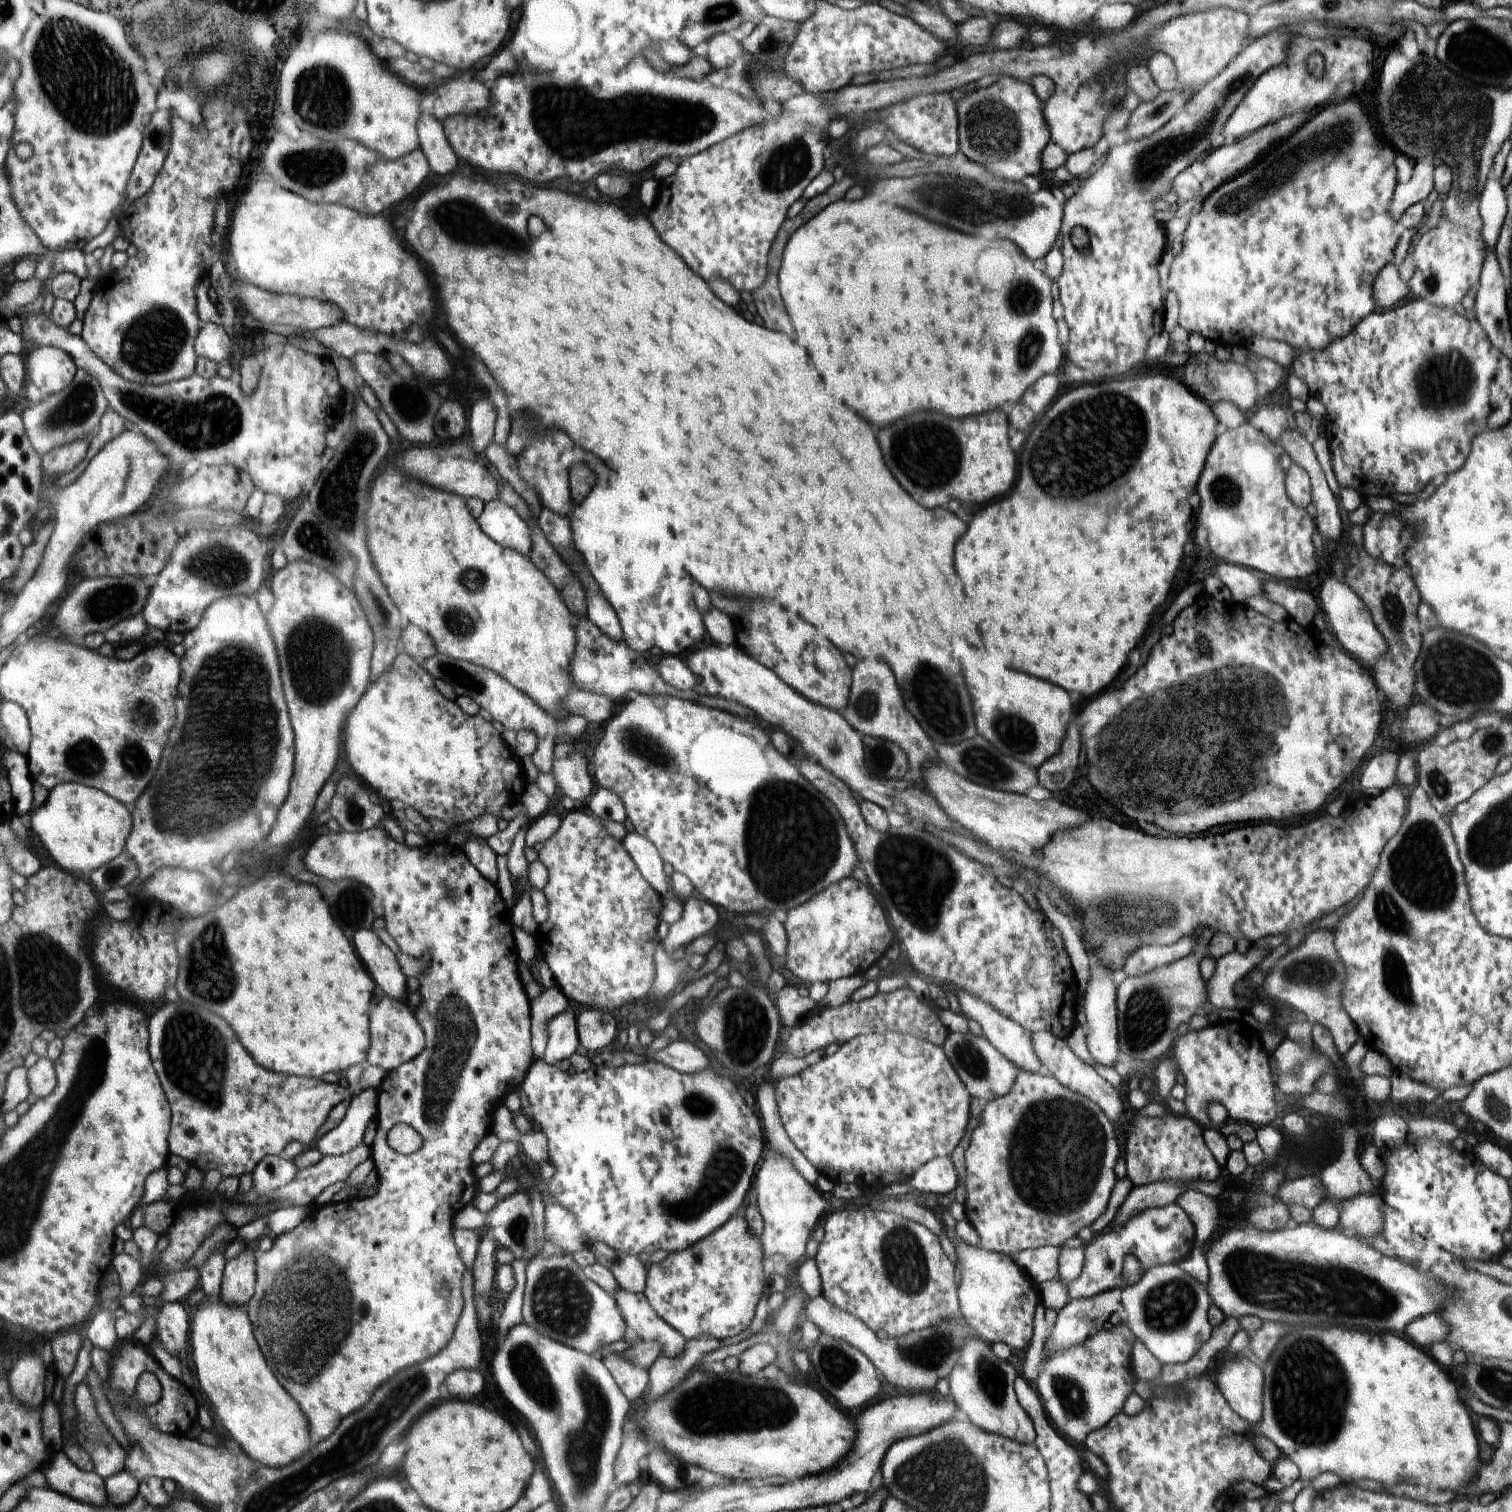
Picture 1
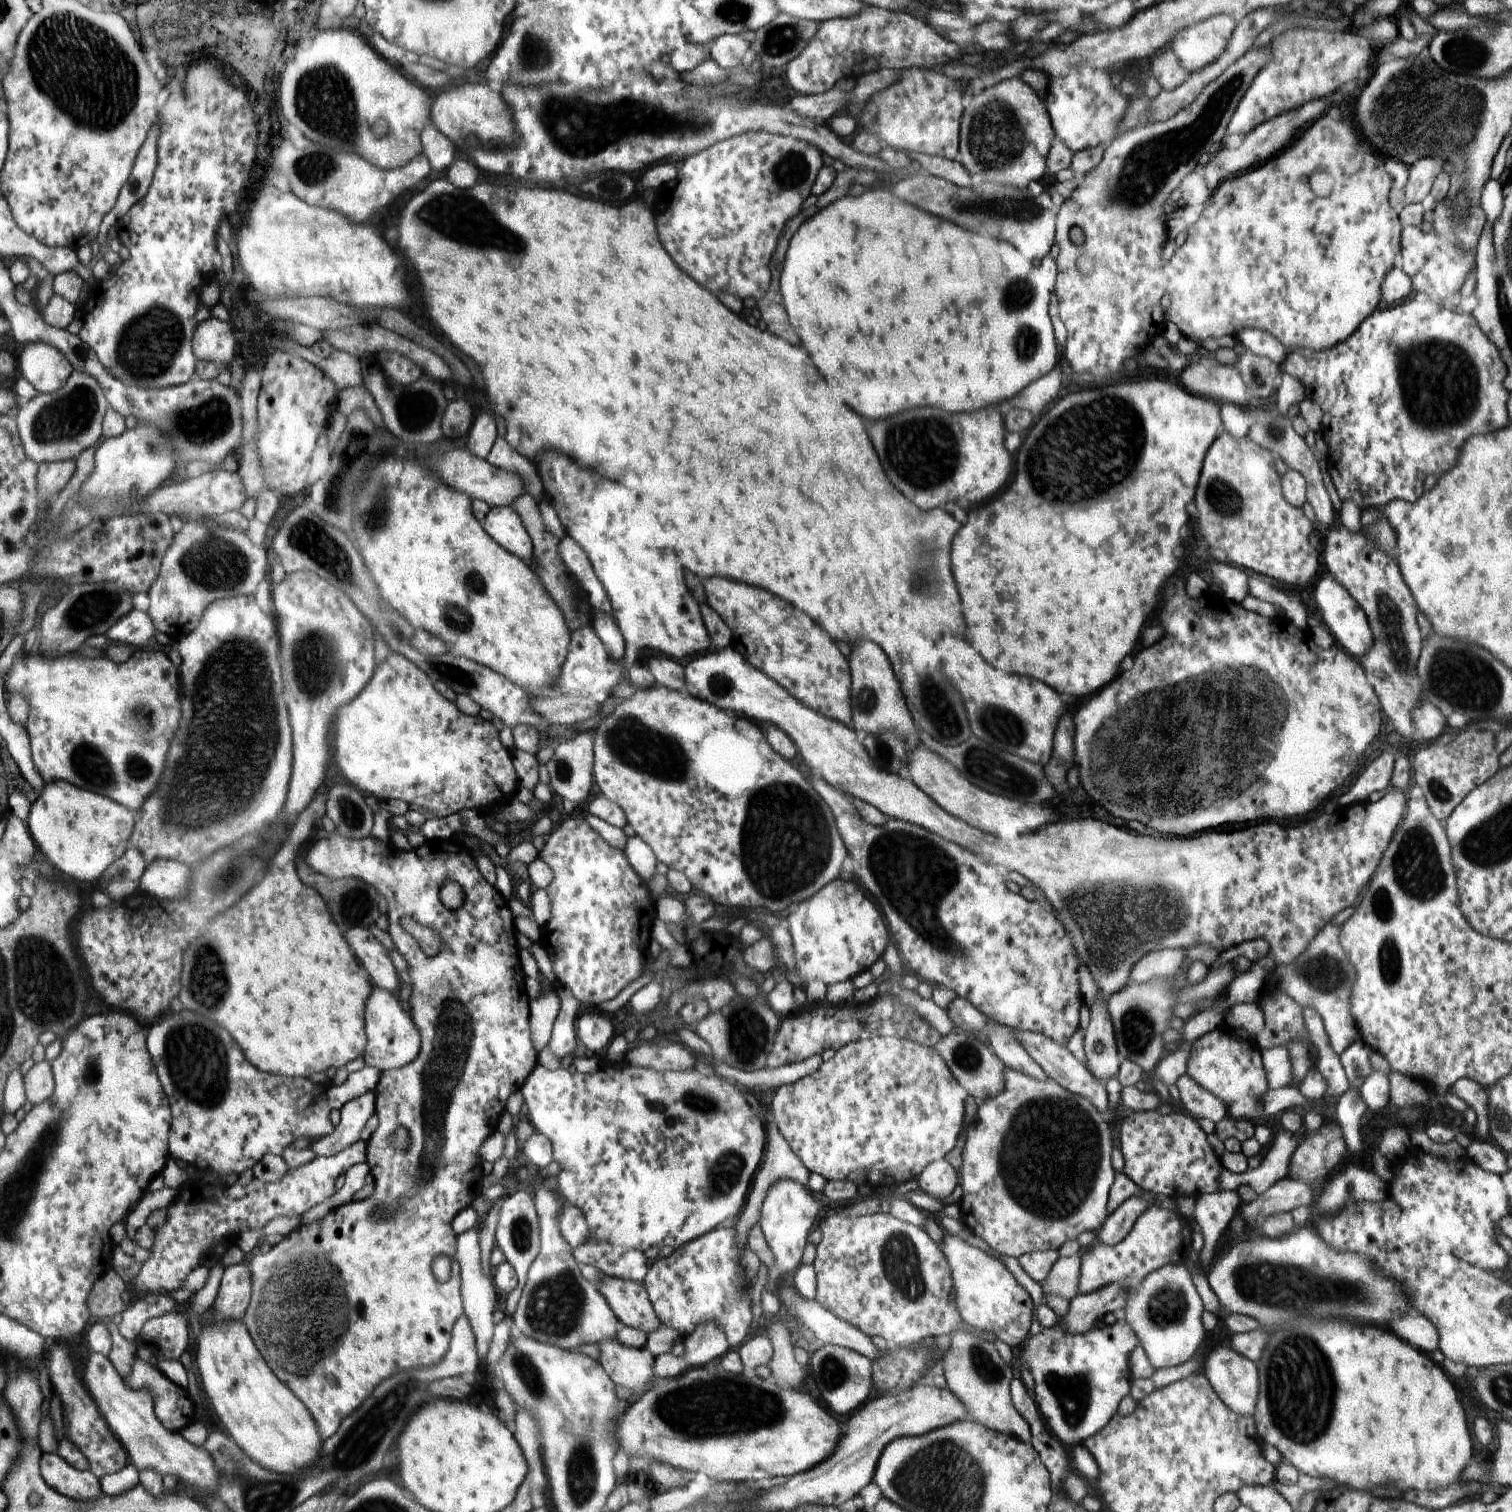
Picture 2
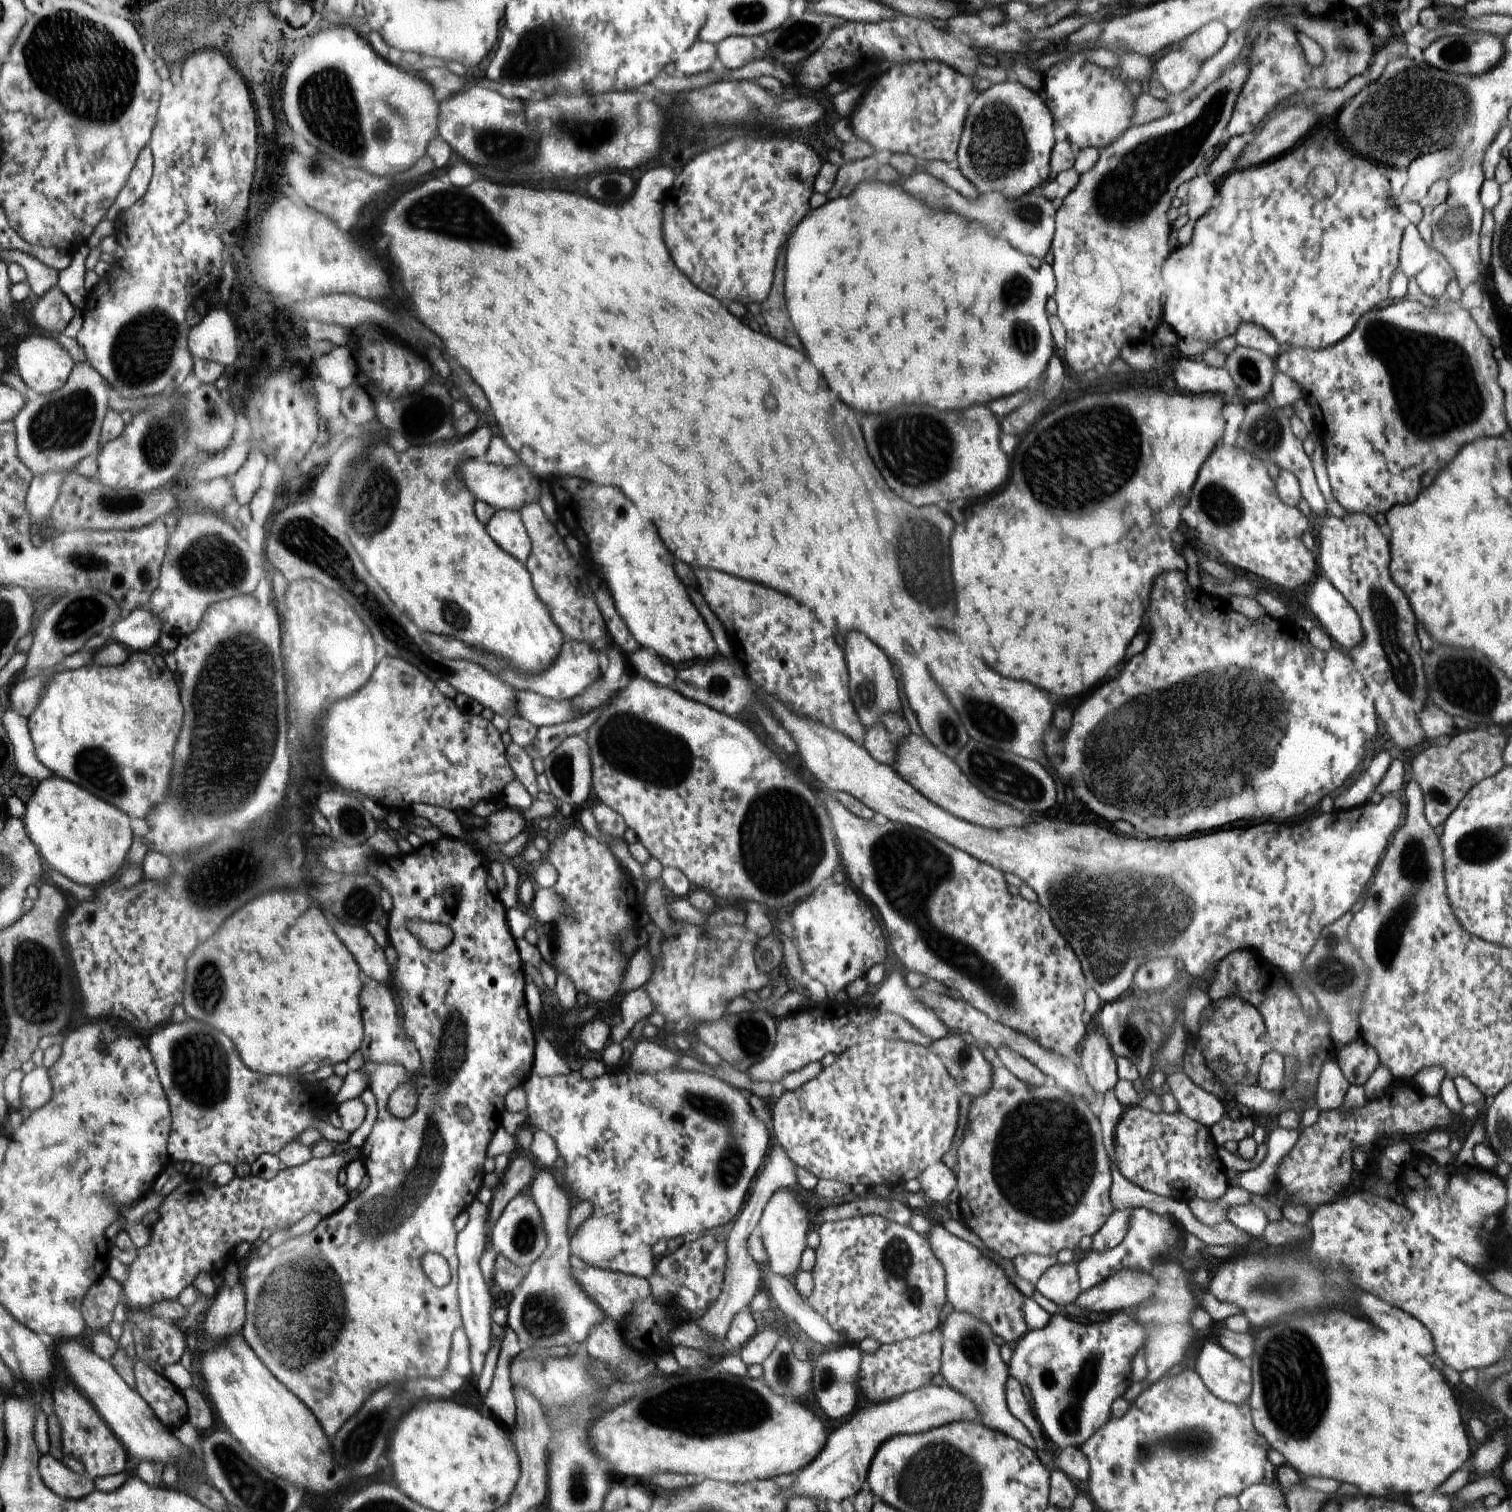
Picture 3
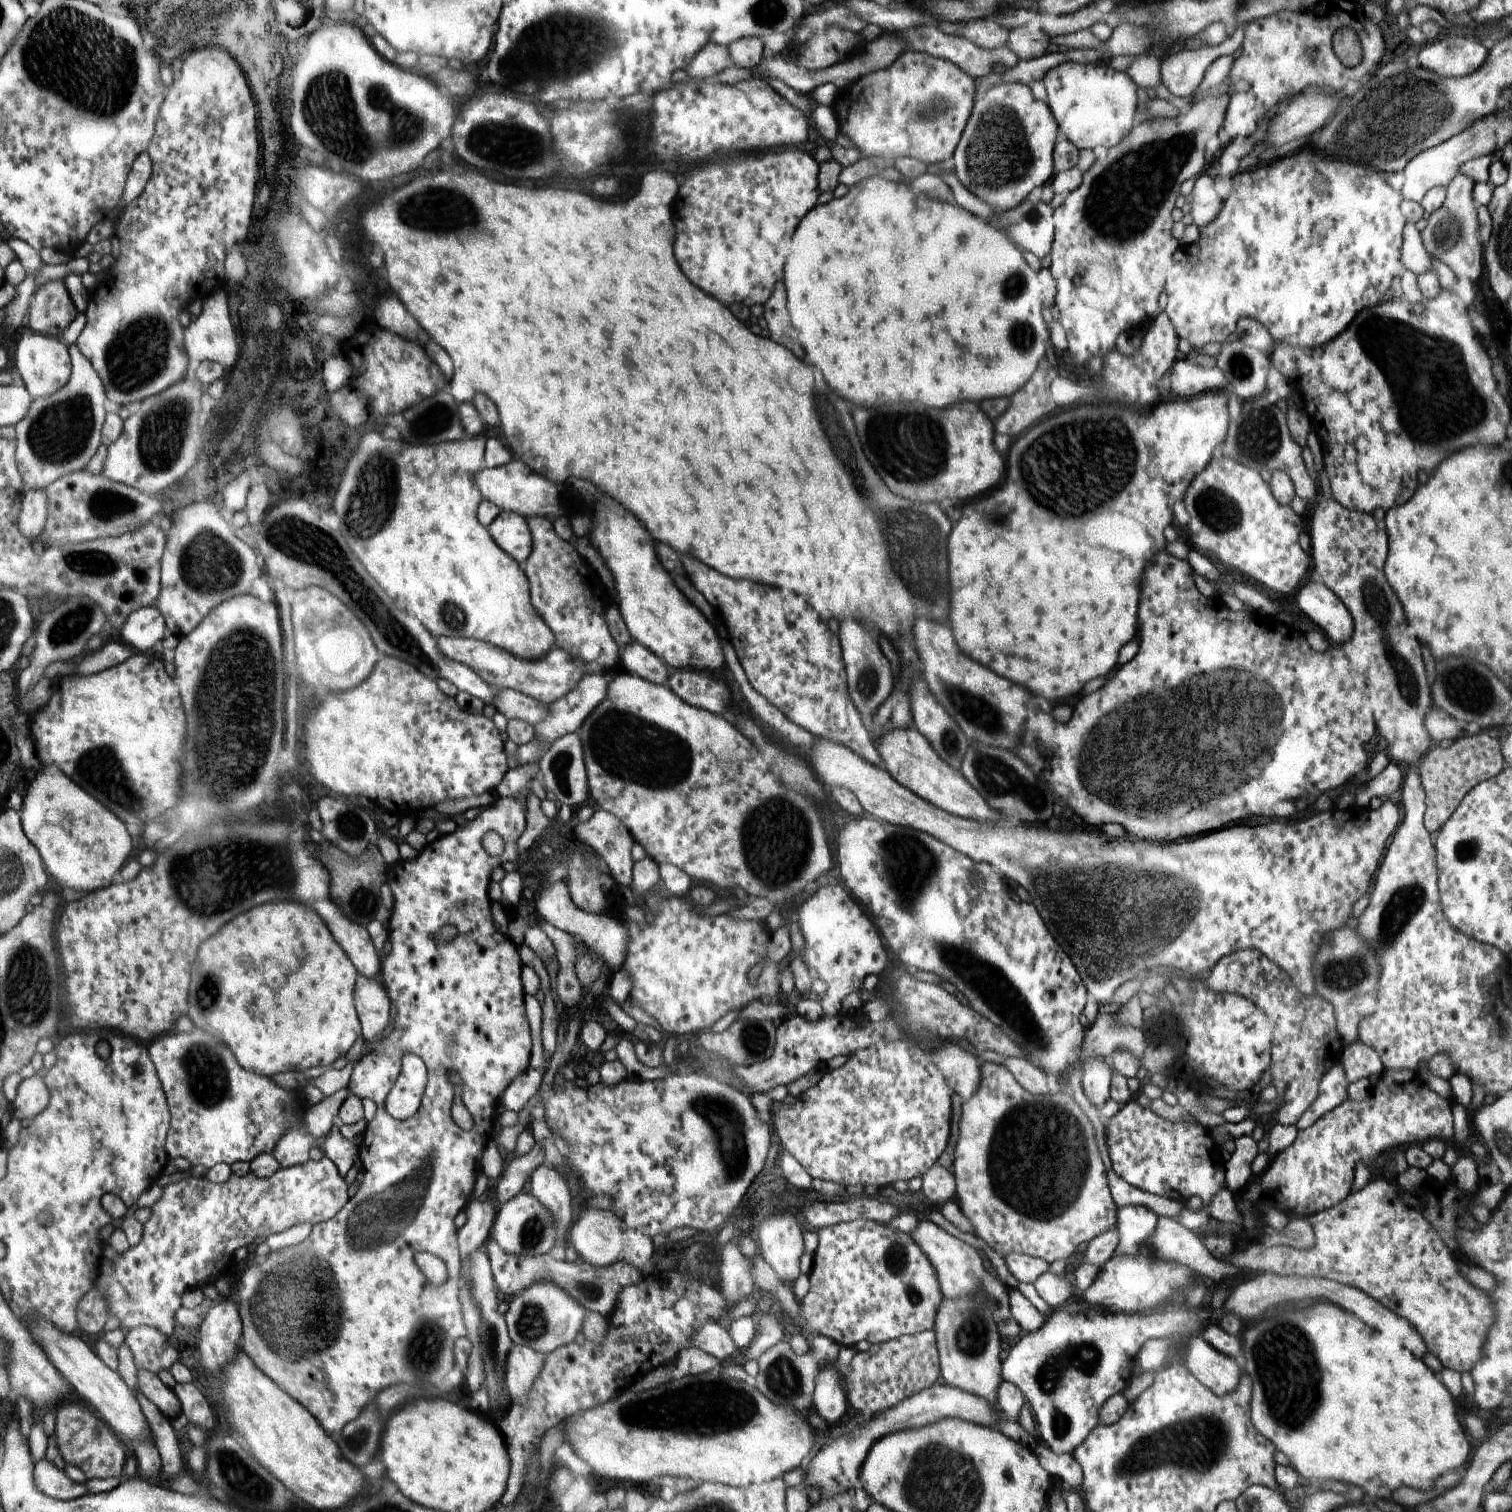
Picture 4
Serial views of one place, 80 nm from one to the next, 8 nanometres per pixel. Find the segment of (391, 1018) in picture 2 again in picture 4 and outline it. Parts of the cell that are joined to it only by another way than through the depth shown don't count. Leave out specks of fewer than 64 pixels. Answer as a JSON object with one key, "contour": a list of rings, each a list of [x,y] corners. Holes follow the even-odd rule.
{"contour":[[[360,975],[356,990],[356,1010],[366,1041],[376,1038],[388,1023],[391,1000],[381,979]],[[406,1053],[402,1070],[386,1100],[389,1115],[405,1119],[415,1115],[420,1106],[427,1083],[427,1068],[418,1055]]]}

